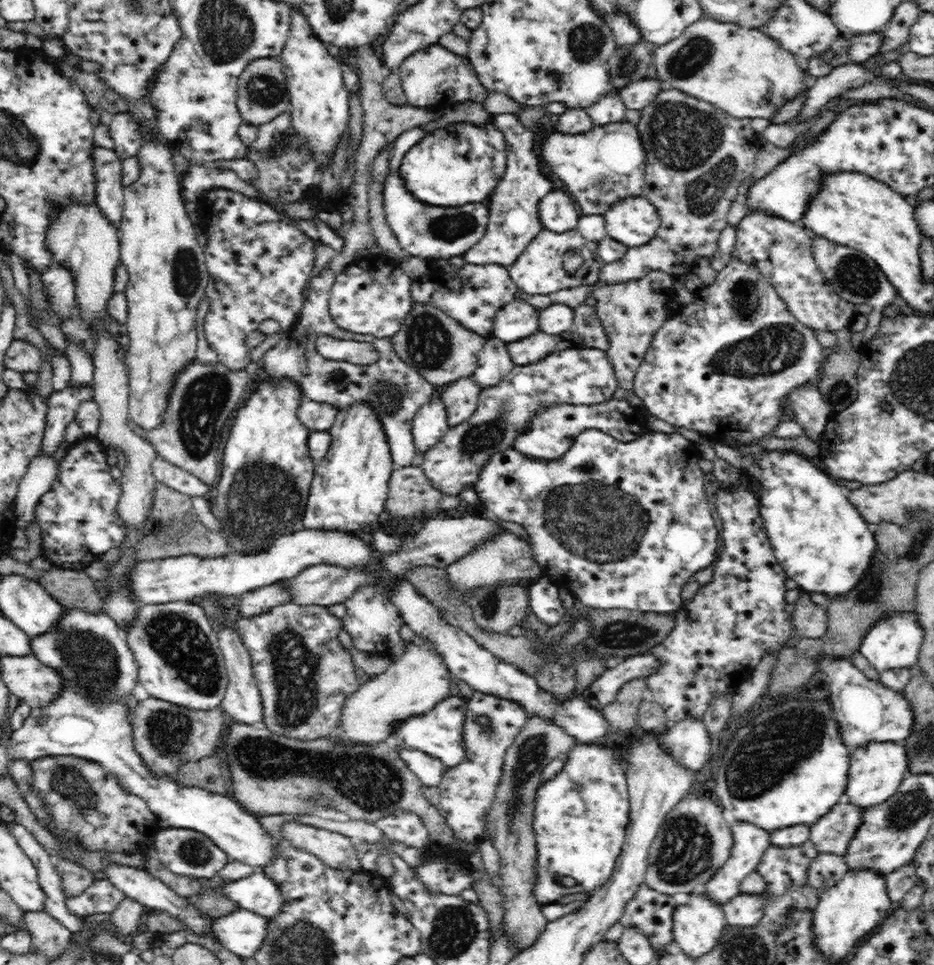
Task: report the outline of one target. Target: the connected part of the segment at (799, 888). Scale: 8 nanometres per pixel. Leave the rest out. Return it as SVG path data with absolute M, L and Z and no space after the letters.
M810 842L790 848L777 848L770 846L762 856L756 871L764 879L765 890L761 904L761 925L768 931L779 935L788 932L788 928L796 928L794 914L810 913L819 903L821 890L810 883L810 862L816 859L818 852Z

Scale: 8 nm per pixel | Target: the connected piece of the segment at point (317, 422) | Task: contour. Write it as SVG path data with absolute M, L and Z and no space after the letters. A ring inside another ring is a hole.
M304 398L296 408L296 418L309 432L328 432L336 417L336 409L326 403L317 403Z

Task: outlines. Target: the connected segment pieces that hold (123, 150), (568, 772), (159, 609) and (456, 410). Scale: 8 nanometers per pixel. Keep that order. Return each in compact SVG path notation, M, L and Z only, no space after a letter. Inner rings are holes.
M128 112L115 114L108 127L109 135L114 141L114 151L118 153L120 160L136 157L137 149L141 146L141 136Z
M580 742L574 745L574 748L567 753L564 768L556 776L552 776L552 780L540 784L536 792L534 829L540 856L539 880L534 893L540 904L545 906L548 903L556 903L562 896L580 889L590 893L600 888L604 880L608 880L624 842L624 830L629 822L629 804L627 776L622 771L622 763L615 750L602 745ZM554 876L558 878L566 876L572 878L574 882L564 882L566 886L560 888L560 882L554 882Z
M187 601L140 605L136 616L125 625L125 634L139 667L139 681L151 697L196 710L208 710L221 705L229 683L228 675L216 633L200 605Z
M470 377L456 380L439 390L438 396L444 403L448 428L458 427L474 414L480 391Z

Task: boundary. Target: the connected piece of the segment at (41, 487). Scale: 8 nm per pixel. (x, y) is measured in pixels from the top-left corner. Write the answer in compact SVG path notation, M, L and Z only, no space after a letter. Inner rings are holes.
M40 450L28 464L26 474L18 480L14 502L14 527L26 528L30 524L38 498L50 490L56 474L58 467L53 454Z

